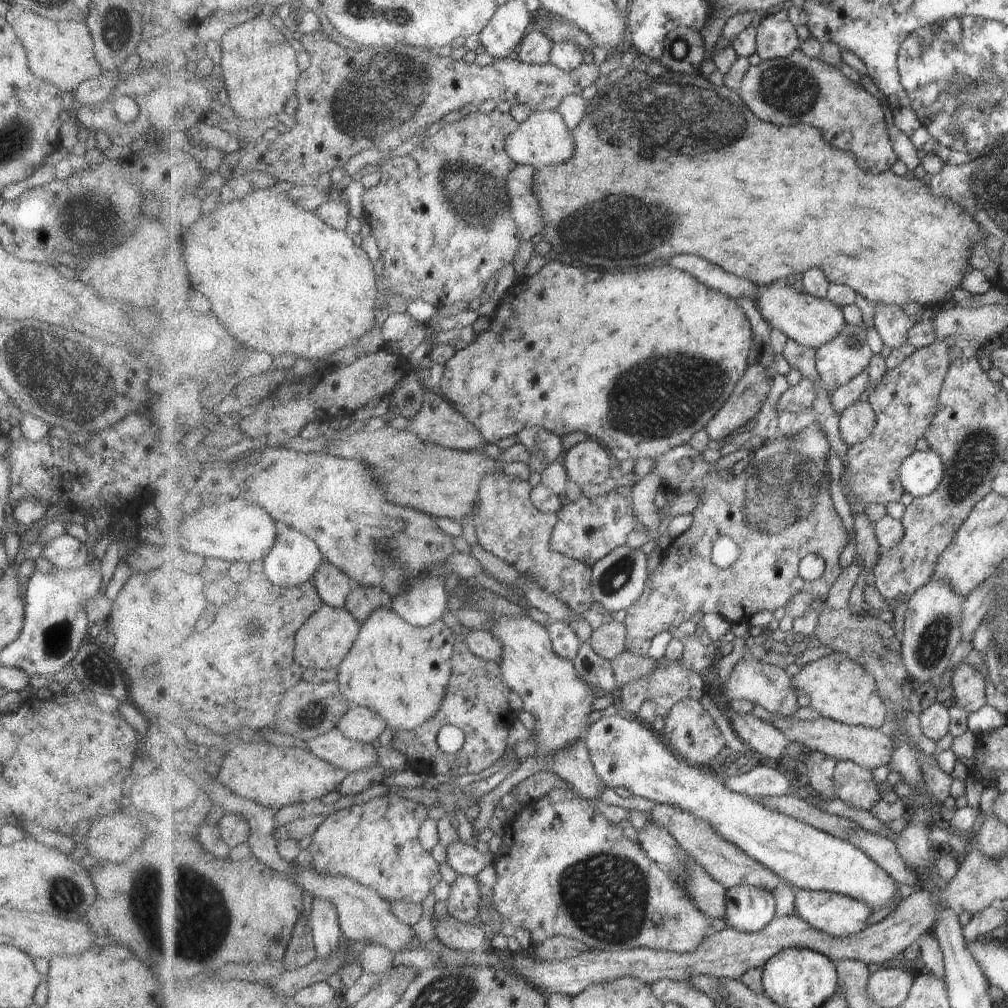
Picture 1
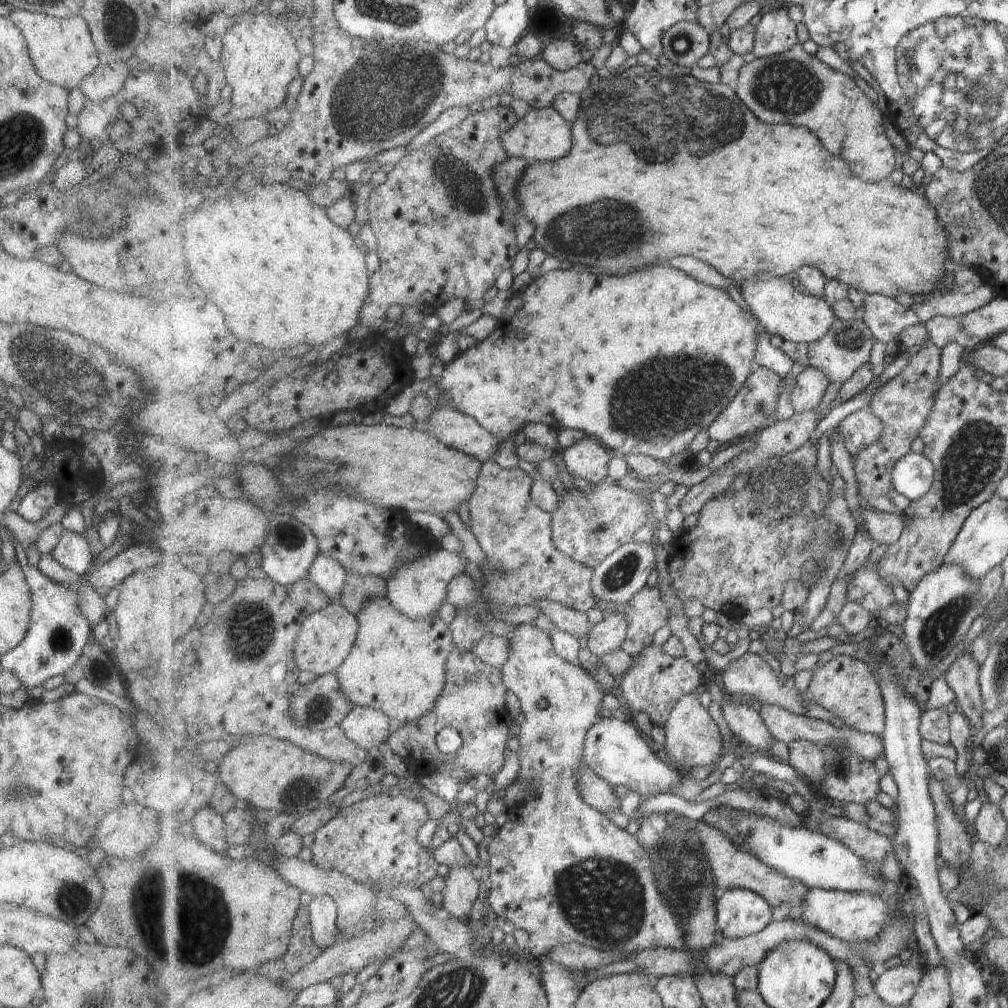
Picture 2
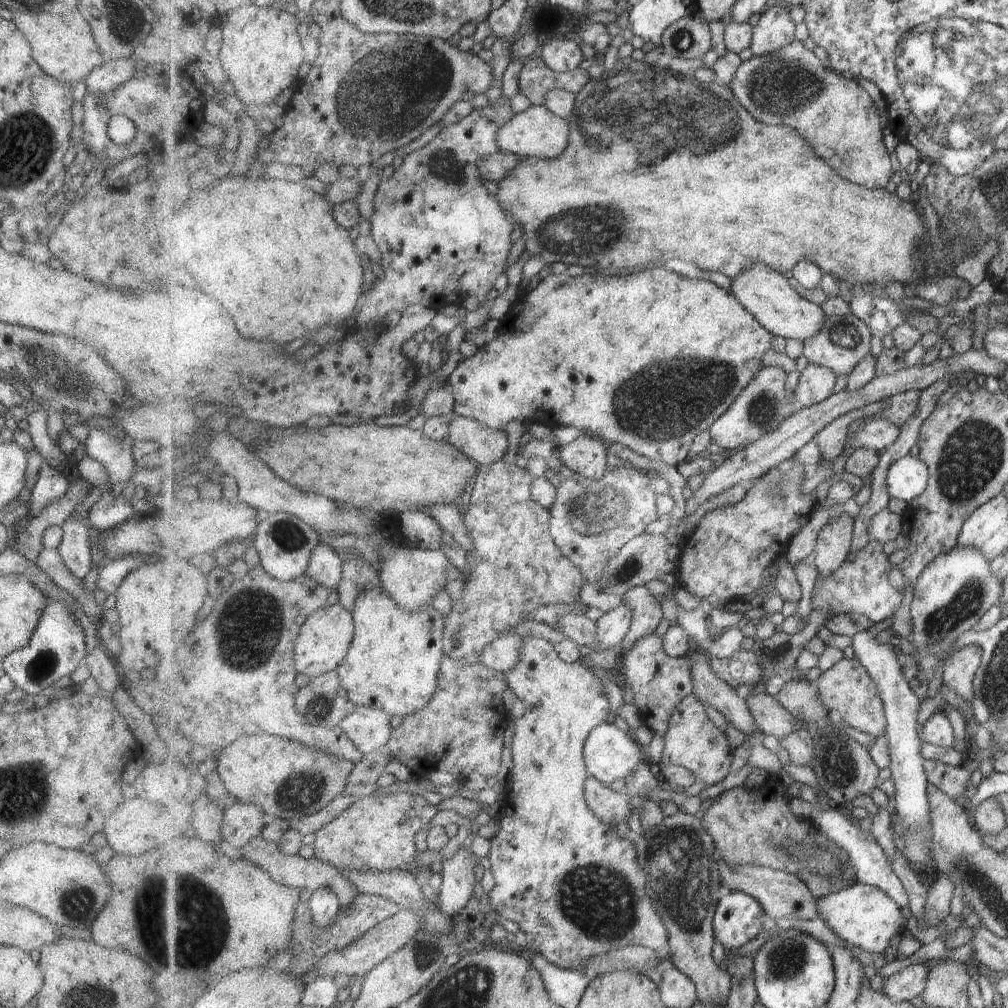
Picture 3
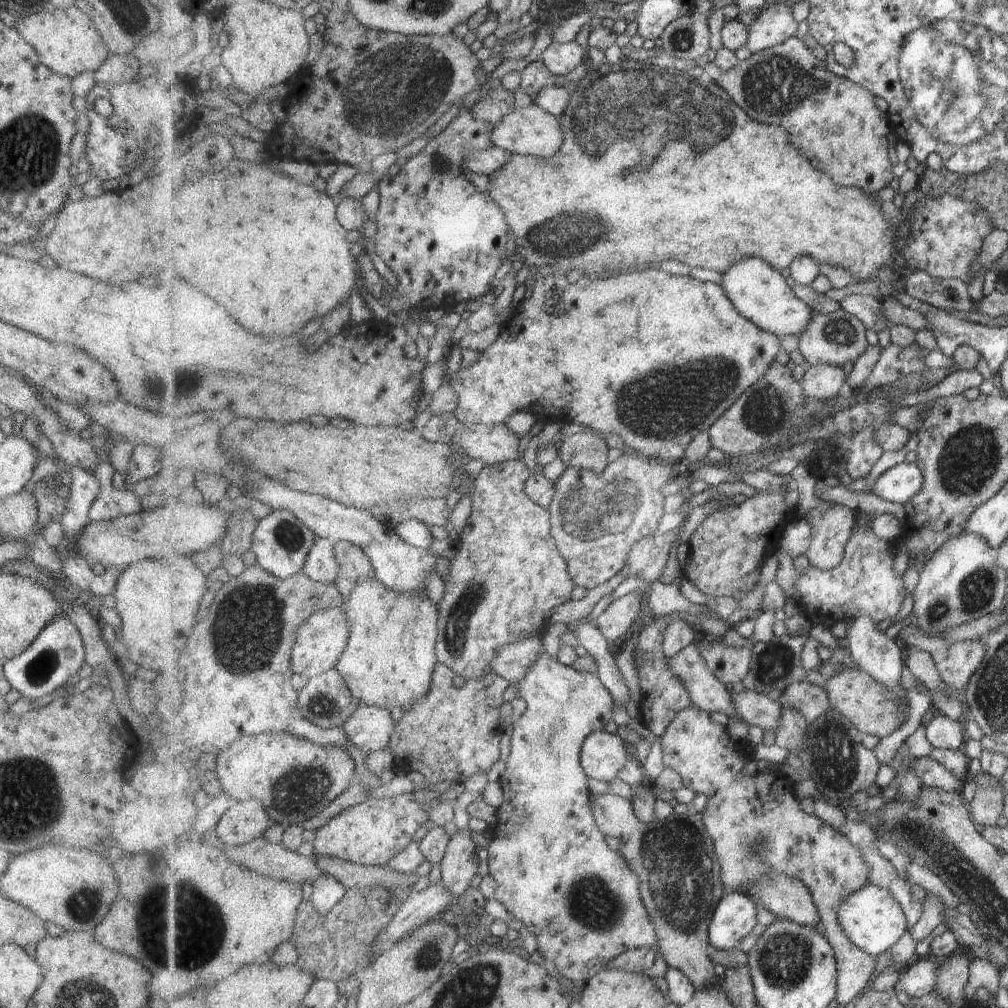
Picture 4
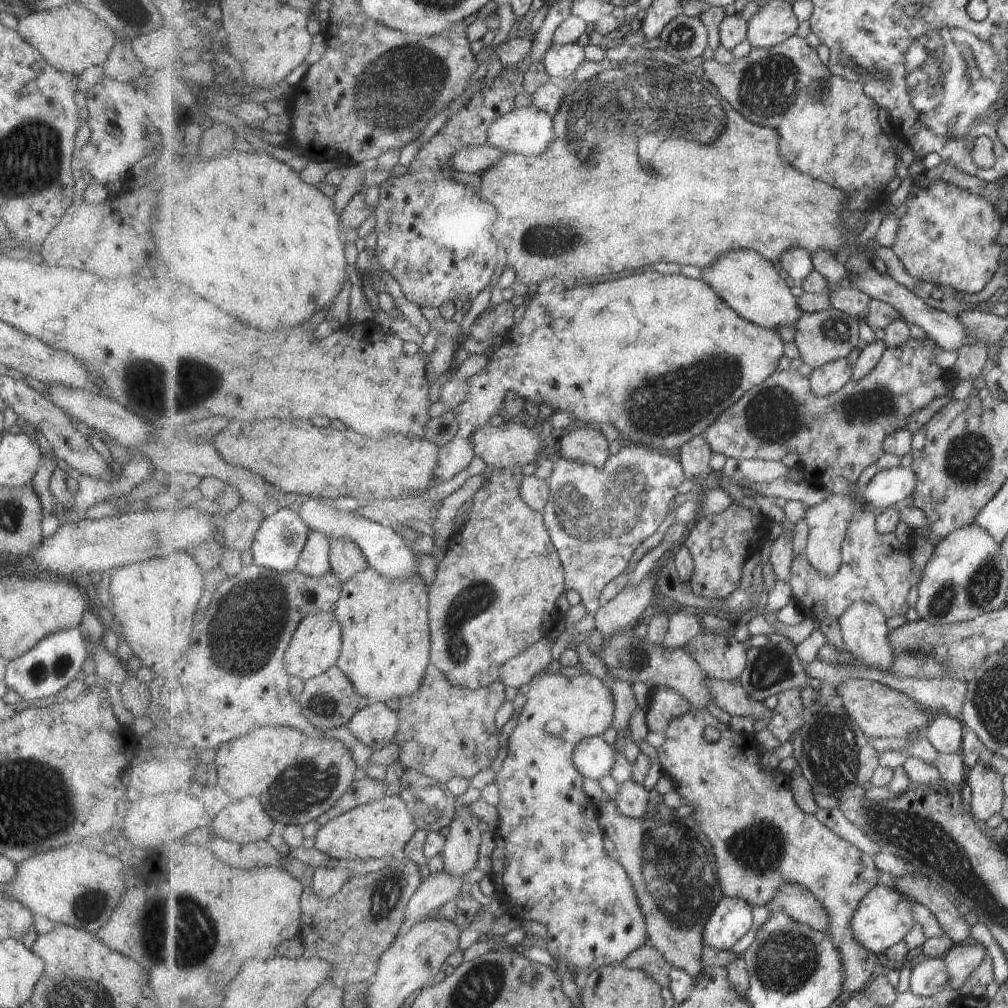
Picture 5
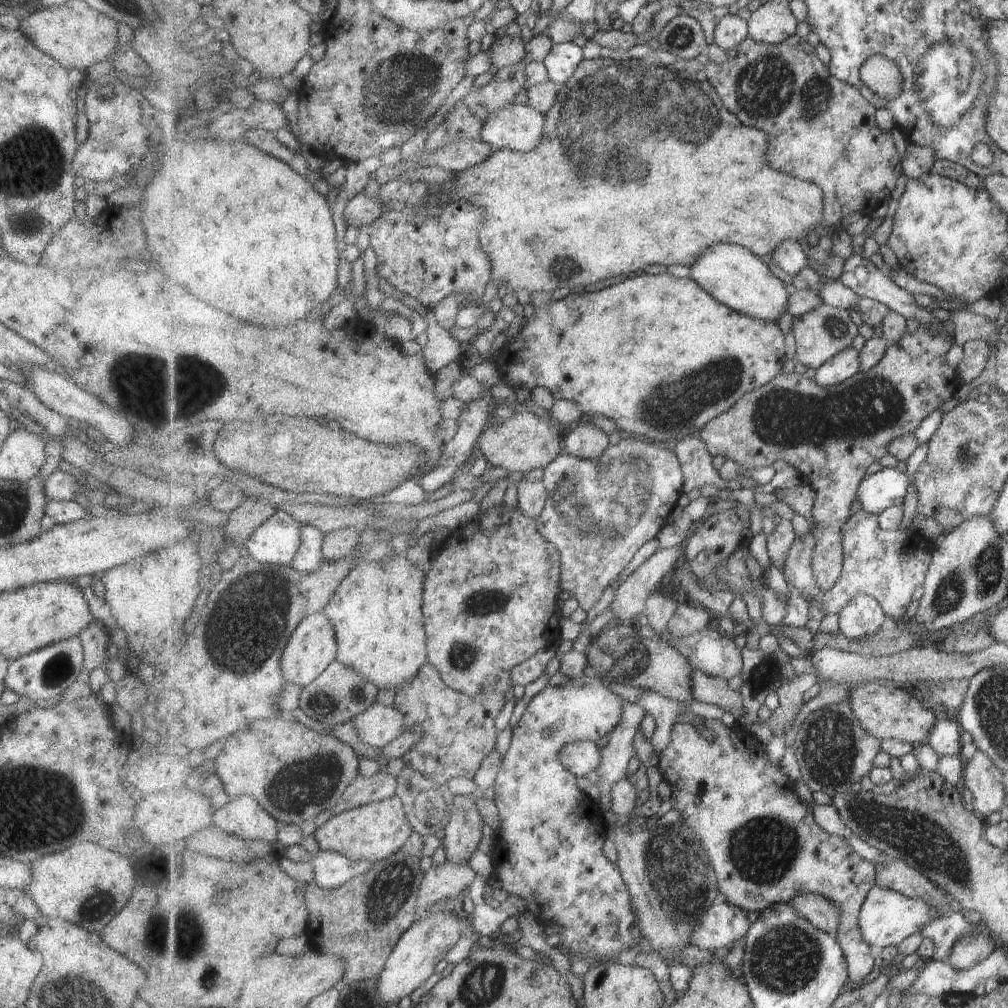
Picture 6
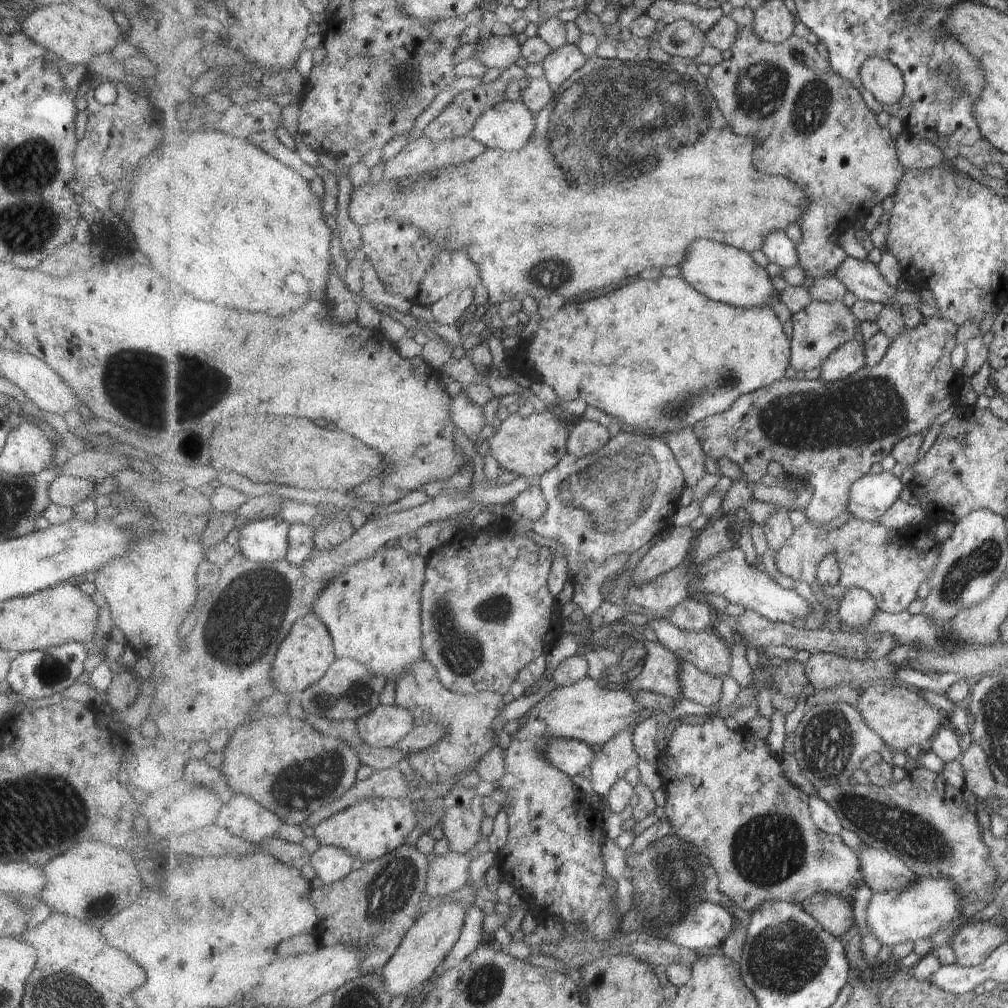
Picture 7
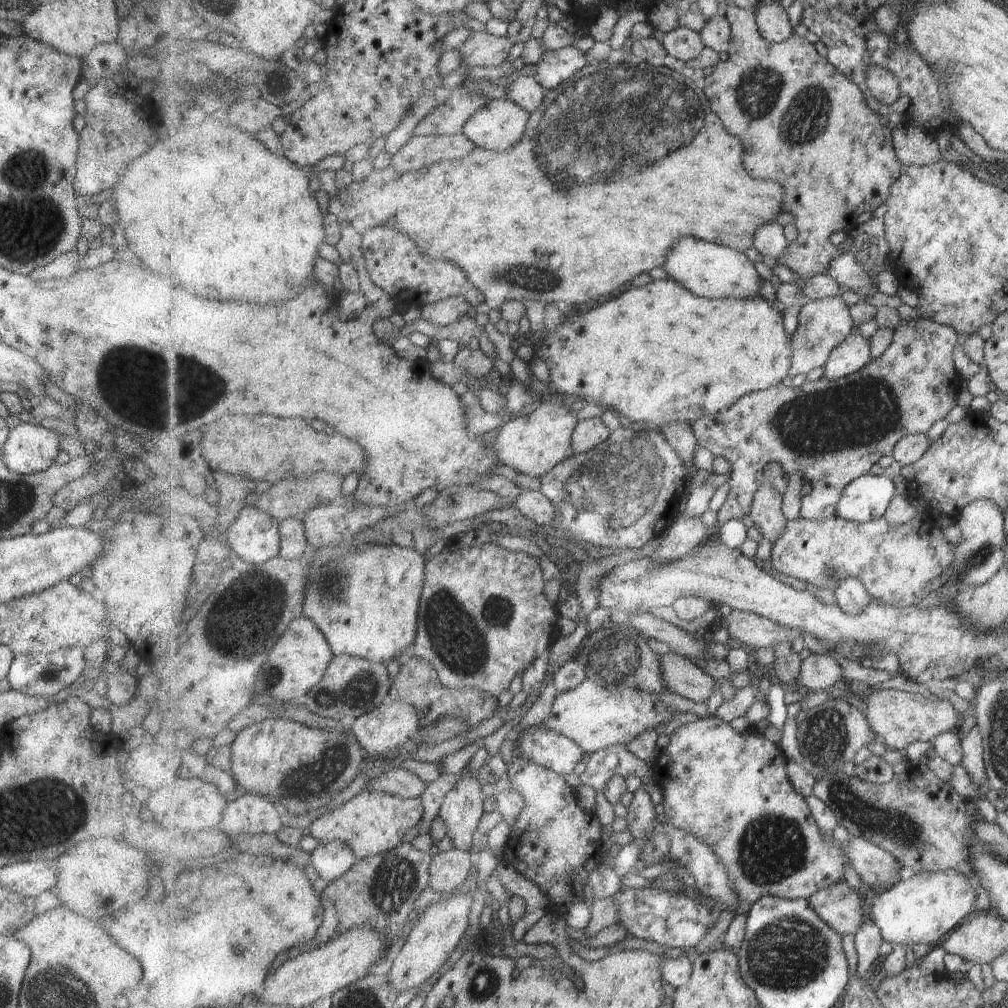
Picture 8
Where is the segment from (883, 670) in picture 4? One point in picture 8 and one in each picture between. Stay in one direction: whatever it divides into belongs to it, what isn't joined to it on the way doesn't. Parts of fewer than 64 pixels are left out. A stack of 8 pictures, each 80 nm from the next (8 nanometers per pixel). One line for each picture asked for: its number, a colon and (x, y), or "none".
5: (864, 626)
6: (863, 615)
7: (857, 606)
8: (851, 595)

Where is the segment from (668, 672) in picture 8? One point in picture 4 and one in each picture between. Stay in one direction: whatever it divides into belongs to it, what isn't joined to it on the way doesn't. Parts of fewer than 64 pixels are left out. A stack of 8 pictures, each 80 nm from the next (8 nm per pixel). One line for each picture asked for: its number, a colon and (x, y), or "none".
4: (759, 710)
5: (731, 697)
6: (713, 690)
7: (697, 686)

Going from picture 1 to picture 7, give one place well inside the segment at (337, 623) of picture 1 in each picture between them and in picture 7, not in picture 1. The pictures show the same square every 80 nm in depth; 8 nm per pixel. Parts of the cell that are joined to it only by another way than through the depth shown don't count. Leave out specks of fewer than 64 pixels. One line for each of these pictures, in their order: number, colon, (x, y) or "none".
2: (324, 643)
3: (323, 644)
4: (323, 637)
5: (316, 646)
6: (313, 648)
7: (308, 653)

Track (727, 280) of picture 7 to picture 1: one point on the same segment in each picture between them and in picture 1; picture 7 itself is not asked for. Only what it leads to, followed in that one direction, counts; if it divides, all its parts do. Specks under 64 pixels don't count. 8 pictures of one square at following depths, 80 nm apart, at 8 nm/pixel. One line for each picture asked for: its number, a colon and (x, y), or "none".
1: (810, 321)
2: (800, 318)
3: (765, 293)
4: (759, 291)
5: (748, 282)
6: (736, 277)

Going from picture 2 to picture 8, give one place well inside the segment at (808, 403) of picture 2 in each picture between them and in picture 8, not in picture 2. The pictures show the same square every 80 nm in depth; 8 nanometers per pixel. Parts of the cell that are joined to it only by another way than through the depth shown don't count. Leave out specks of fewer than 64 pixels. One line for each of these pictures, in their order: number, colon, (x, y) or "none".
3: (817, 383)
4: (823, 382)
5: (833, 376)
6: (840, 368)
7: (848, 359)
8: (854, 354)

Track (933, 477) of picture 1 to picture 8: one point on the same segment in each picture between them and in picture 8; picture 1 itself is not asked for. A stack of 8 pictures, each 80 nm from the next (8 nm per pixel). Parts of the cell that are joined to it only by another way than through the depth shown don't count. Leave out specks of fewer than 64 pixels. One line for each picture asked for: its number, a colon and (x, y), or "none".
2: (913, 476)
3: (907, 478)
4: (899, 484)
5: (887, 488)
6: (886, 488)
7: (872, 495)
8: (867, 498)

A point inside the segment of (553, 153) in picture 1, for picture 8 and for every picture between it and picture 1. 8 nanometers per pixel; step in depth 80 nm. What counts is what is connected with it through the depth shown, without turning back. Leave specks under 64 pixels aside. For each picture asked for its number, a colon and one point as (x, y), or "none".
2: (543, 135)
3: (536, 132)
4: (533, 131)
5: (528, 130)
6: (520, 127)
7: (509, 126)
8: (500, 124)

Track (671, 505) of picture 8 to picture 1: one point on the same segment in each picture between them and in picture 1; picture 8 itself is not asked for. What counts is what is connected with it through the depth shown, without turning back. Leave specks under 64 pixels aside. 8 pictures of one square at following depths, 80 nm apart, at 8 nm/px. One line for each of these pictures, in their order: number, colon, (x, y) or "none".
1: (588, 529)
2: (589, 526)
3: (592, 520)
4: (595, 534)
5: (597, 518)
6: (583, 517)
7: (591, 514)

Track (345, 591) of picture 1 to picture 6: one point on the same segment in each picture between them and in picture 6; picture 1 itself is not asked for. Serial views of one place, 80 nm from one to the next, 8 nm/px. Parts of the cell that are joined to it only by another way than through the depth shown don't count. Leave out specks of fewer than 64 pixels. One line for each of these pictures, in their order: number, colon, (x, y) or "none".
2: (329, 574)
3: (325, 567)
4: (322, 565)
5: (315, 562)
6: (308, 559)

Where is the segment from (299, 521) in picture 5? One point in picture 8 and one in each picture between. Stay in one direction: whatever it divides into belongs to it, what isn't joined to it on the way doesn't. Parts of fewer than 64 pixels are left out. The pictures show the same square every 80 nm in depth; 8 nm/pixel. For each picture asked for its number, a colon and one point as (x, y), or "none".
6: (276, 541)
7: (263, 541)
8: (255, 536)

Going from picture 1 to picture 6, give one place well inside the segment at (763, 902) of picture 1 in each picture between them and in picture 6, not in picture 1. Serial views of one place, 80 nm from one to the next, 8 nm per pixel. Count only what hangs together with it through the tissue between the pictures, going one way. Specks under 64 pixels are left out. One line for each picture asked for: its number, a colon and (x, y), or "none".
2: (741, 913)
3: (739, 917)
4: (736, 916)
5: (732, 919)
6: (724, 923)

